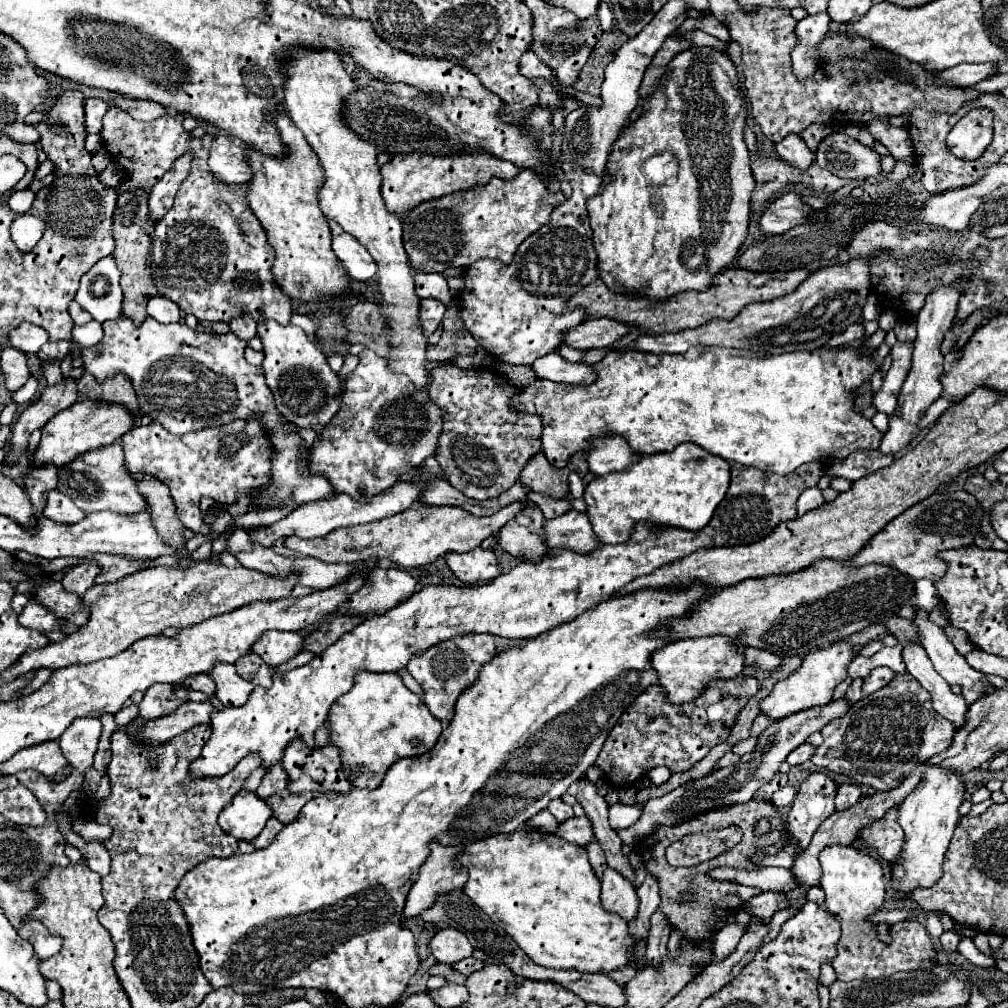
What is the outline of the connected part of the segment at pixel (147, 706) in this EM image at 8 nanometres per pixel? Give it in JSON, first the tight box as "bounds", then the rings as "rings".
{"bounds":[128,683,188,735],"rings":[[[156,683],[144,693],[144,699],[138,705],[138,717],[128,725],[128,735],[142,731],[144,723],[174,713],[182,703],[188,703],[188,691],[182,685],[164,685]]]}

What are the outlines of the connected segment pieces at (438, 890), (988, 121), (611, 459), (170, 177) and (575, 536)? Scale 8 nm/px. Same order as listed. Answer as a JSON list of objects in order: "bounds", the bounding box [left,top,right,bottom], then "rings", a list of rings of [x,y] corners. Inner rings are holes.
[{"bounds":[402,843,468,921],"rings":[[[430,843],[430,855],[420,867],[420,875],[406,897],[402,921],[418,917],[422,911],[430,909],[436,903],[436,897],[464,887],[468,879],[464,867],[452,865],[460,851],[462,847],[438,847],[438,843]]]},{"bounds":[948,109,992,161],"rings":[[[984,109],[970,111],[948,133],[948,149],[966,161],[978,159],[992,141],[992,113]]]},{"bounds":[588,437,640,475],"rings":[[[602,437],[600,443],[592,443],[592,451],[588,453],[588,465],[594,475],[606,475],[616,469],[622,471],[638,459],[640,457],[632,455],[628,443],[620,437]]]},{"bounds":[148,155,192,223],"rings":[[[182,155],[172,171],[168,171],[152,189],[150,197],[148,197],[148,221],[150,223],[160,223],[162,217],[168,213],[168,209],[172,207],[174,203],[174,197],[176,197],[176,191],[180,187],[180,183],[188,177],[188,171],[190,171],[190,161],[192,161],[192,155]]]},{"bounds":[544,511,600,555],"rings":[[[568,511],[556,519],[550,519],[544,523],[548,545],[558,549],[570,549],[578,551],[582,555],[592,553],[600,547],[600,541],[596,539],[596,533],[592,531],[592,525],[586,517],[586,513],[580,511]]]}]

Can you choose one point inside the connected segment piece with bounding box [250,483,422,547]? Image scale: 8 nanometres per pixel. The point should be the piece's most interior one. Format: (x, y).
(317, 519)

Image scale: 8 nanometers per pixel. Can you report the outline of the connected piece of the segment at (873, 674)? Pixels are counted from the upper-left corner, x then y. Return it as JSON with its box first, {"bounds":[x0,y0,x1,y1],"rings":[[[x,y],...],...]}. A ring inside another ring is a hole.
{"bounds":[862,667,896,695],"rings":[[[878,667],[876,671],[870,671],[870,675],[864,679],[862,691],[864,691],[866,695],[870,695],[870,693],[886,687],[886,685],[894,679],[894,675],[896,675],[896,673],[894,673],[892,669],[888,669],[888,667]]]}

